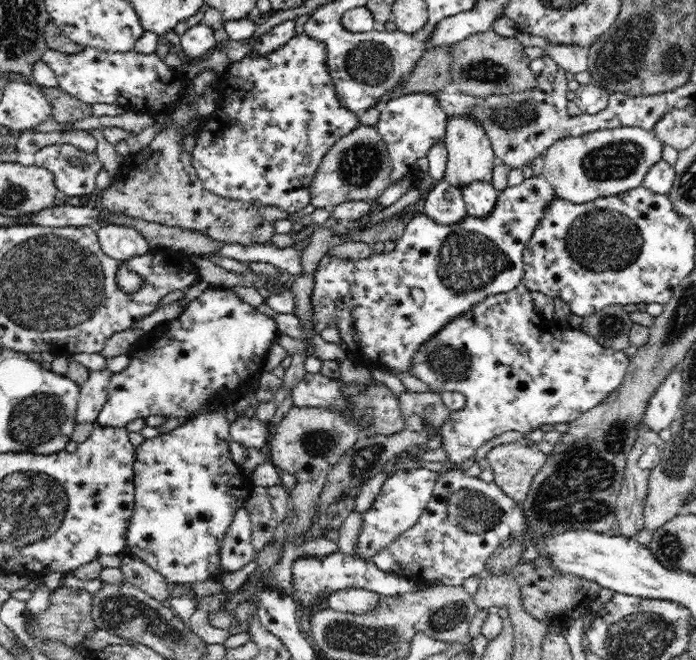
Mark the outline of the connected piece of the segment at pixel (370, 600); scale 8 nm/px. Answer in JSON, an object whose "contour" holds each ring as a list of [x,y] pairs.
{"contour":[[[343,589],[333,593],[325,602],[326,606],[340,612],[362,614],[376,608],[381,602],[381,595],[368,590]]]}

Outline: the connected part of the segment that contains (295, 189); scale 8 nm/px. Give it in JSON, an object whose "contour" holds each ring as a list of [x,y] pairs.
{"contour":[[[305,33],[295,35],[290,39],[285,46],[266,54],[266,56],[245,56],[240,62],[231,62],[228,72],[220,74],[217,78],[218,86],[214,86],[214,92],[218,93],[216,98],[216,110],[214,114],[203,117],[200,121],[198,129],[194,131],[196,144],[191,152],[191,161],[197,176],[203,183],[206,190],[217,194],[220,197],[242,201],[260,207],[278,206],[280,210],[286,210],[288,213],[294,213],[296,210],[306,208],[311,204],[310,186],[314,176],[318,171],[322,158],[329,151],[329,148],[343,136],[352,132],[359,123],[359,114],[351,112],[342,106],[341,101],[336,94],[335,85],[330,77],[330,72],[327,66],[327,49],[324,42],[319,42],[314,38],[310,38]]]}

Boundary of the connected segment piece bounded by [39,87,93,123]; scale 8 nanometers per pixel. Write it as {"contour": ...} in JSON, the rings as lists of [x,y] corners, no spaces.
{"contour":[[[44,87],[42,93],[52,106],[51,119],[56,123],[72,123],[92,116],[92,106],[72,97],[58,87]]]}

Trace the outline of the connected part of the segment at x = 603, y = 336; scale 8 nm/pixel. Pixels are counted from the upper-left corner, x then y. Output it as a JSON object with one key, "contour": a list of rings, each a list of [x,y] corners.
{"contour":[[[610,305],[596,314],[584,317],[581,331],[606,348],[623,351],[631,345],[629,332],[634,324],[630,313],[622,305]]]}

